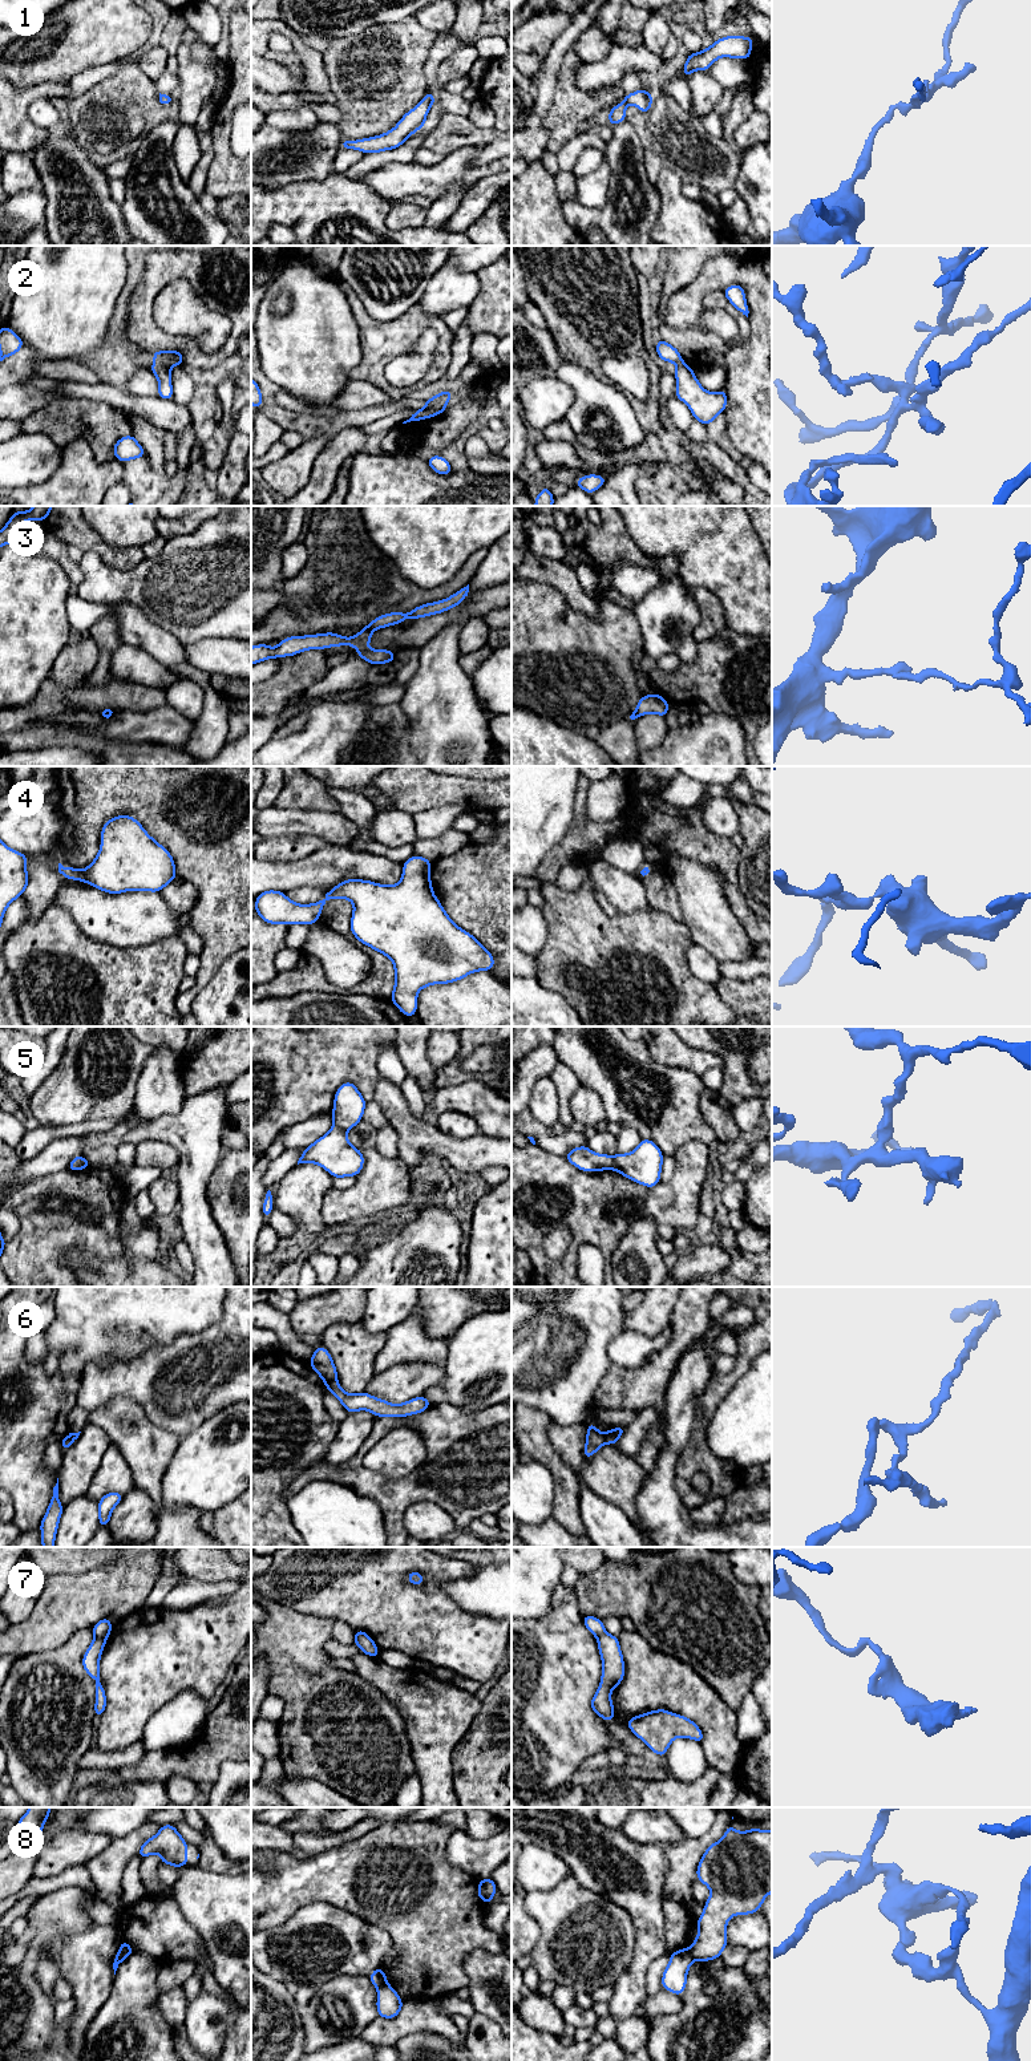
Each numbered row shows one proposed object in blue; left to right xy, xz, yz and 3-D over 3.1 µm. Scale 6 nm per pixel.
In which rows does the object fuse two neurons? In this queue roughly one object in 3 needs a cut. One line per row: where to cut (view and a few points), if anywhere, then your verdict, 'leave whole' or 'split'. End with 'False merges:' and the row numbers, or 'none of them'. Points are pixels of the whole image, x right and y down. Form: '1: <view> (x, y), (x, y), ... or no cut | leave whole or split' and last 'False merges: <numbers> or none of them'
1: no cut | leave whole
2: no cut | leave whole
3: xz (363, 628), (371, 631) | split
4: no cut | leave whole
5: xz (334, 1124), (346, 1132) | split
6: xz (335, 1377), (326, 1384) | split
7: xy (108, 1634), (94, 1636) | split
8: yz (688, 1948), (694, 1959) | split
False merges: 3, 5, 6, 7, 8

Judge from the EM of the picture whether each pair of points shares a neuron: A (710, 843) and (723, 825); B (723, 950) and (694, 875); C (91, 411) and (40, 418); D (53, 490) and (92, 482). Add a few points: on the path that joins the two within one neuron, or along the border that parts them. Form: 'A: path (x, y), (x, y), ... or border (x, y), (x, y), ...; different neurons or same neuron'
A: border (704, 805), (702, 822), (716, 835), (731, 838); different neurons
B: path (719, 931), (707, 915), (700, 894); same neuron
C: path (79, 417), (52, 418); same neuron
D: path (63, 490), (75, 490), (83, 482); same neuron

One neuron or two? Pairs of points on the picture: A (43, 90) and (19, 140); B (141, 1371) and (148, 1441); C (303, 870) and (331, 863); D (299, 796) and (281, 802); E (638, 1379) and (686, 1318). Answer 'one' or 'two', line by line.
A: one
B: two
C: one
D: one
E: one

